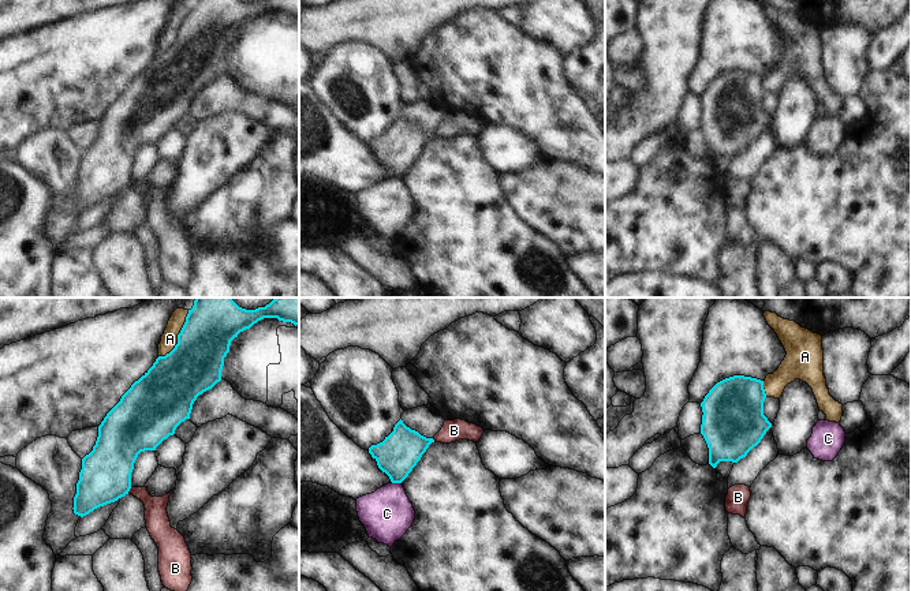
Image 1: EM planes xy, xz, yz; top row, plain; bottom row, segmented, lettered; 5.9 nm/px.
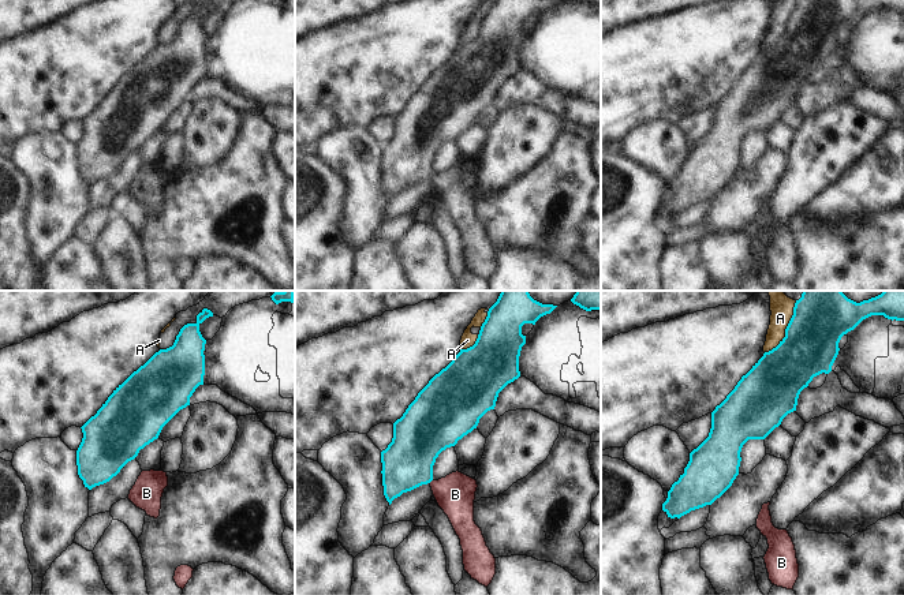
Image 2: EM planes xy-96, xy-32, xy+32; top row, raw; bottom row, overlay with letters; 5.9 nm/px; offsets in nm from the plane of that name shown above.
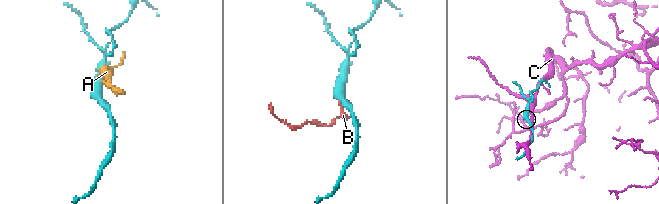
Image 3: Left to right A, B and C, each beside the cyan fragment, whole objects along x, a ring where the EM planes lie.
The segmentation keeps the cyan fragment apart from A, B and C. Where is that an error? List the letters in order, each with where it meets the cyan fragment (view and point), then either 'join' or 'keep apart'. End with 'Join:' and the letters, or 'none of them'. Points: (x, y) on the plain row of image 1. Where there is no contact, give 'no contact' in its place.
A: meets cyan in xy at (178, 30); keep apart
B: meets cyan in xy at (129, 184); join
C: meets cyan in xz at (396, 176); keep apart
Join: B

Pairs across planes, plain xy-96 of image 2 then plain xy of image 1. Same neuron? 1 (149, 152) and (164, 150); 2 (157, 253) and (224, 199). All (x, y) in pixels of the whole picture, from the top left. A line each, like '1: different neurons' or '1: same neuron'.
1: same neuron
2: same neuron

